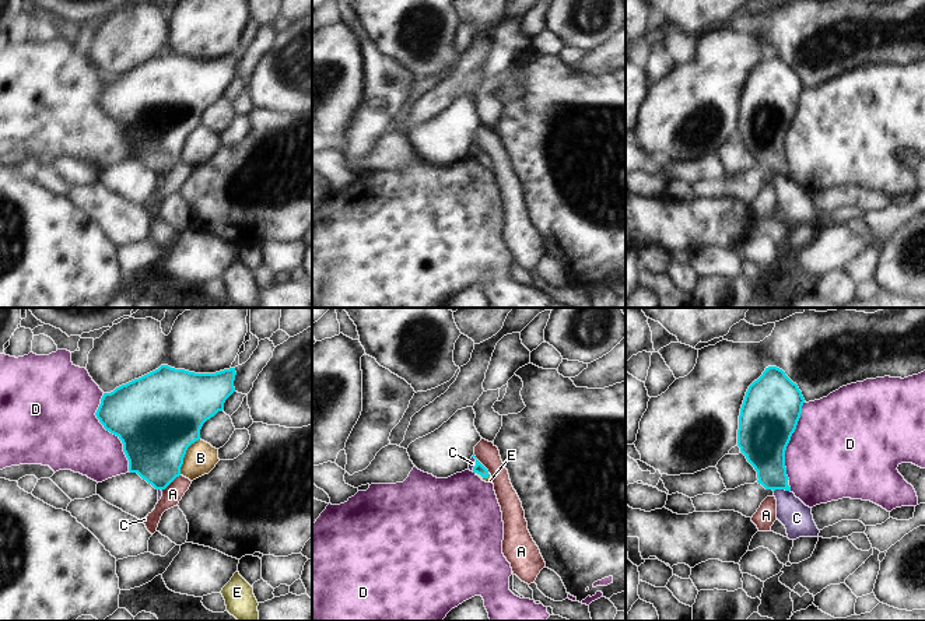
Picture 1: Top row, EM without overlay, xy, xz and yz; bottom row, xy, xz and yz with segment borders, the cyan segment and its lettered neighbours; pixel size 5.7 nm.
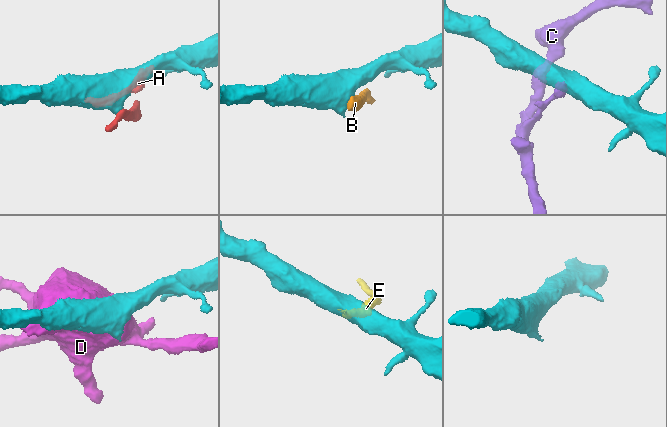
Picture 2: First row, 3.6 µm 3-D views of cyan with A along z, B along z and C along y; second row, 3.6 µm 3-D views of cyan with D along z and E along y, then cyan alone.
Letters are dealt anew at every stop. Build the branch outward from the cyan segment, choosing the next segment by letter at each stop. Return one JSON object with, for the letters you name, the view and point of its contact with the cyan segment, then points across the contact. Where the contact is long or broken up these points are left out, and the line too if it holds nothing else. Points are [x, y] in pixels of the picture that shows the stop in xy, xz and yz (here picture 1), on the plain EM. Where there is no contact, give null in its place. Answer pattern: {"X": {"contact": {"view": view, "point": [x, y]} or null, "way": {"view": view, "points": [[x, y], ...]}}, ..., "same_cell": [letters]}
{"E": {"contact": {"view": "xz", "point": [483, 164]}, "way": {"view": "xz", "points": [[479, 154], [483, 164], [489, 165]]}}, "same_cell": ["E"]}

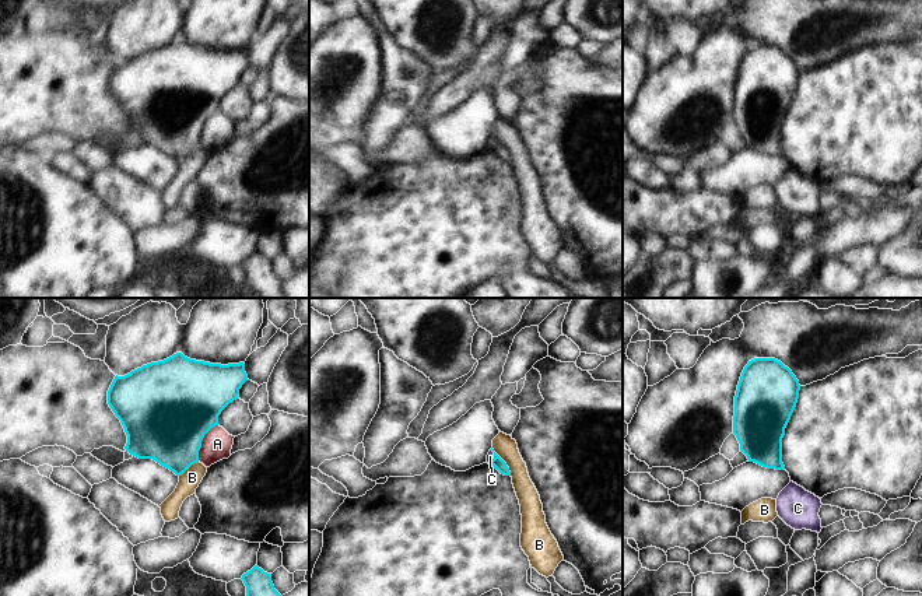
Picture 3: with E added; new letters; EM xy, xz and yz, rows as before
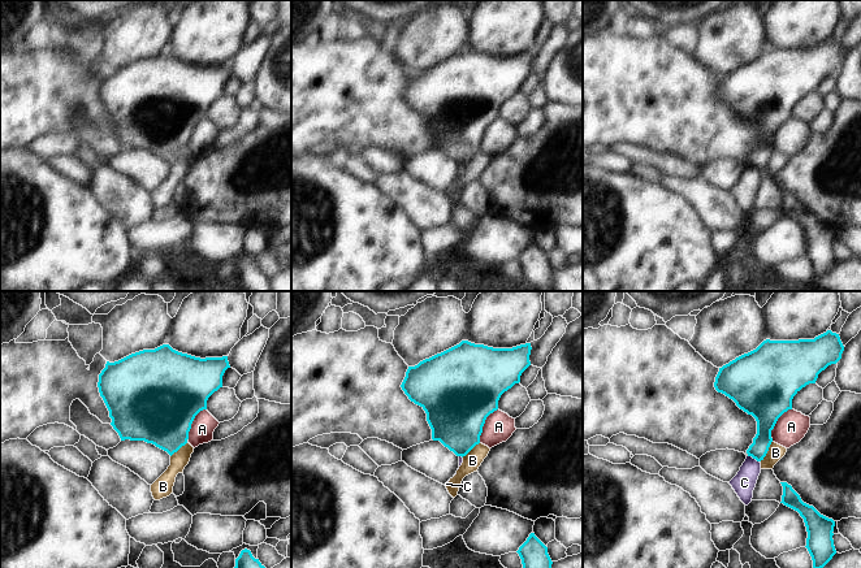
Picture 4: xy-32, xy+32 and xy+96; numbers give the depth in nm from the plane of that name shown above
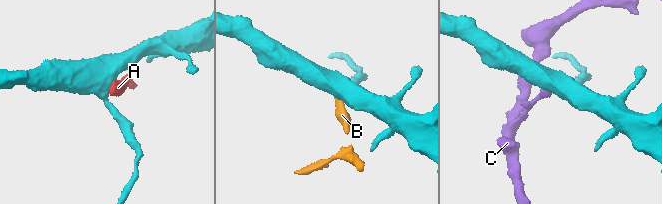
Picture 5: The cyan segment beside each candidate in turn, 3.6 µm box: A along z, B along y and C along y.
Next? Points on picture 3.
{"same_cell": []}

